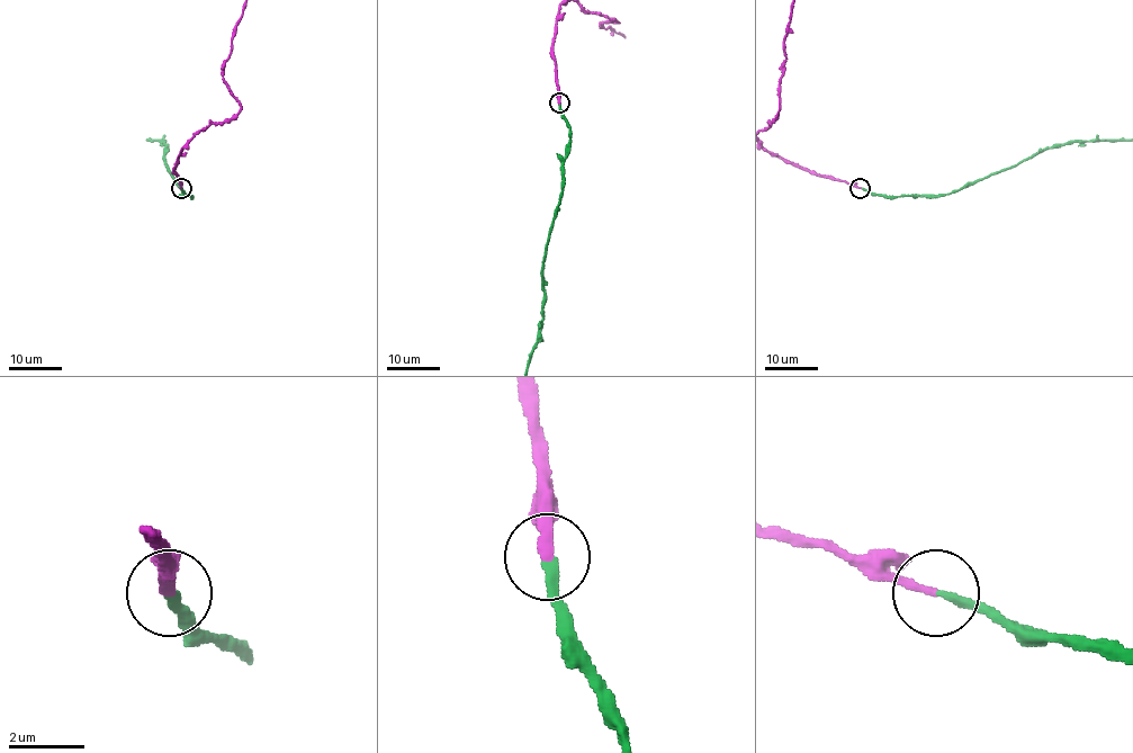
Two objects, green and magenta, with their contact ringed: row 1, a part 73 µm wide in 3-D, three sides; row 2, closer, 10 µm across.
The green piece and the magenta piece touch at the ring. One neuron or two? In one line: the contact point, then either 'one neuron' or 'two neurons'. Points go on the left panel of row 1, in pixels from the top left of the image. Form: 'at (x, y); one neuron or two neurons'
at (181, 188); one neuron

